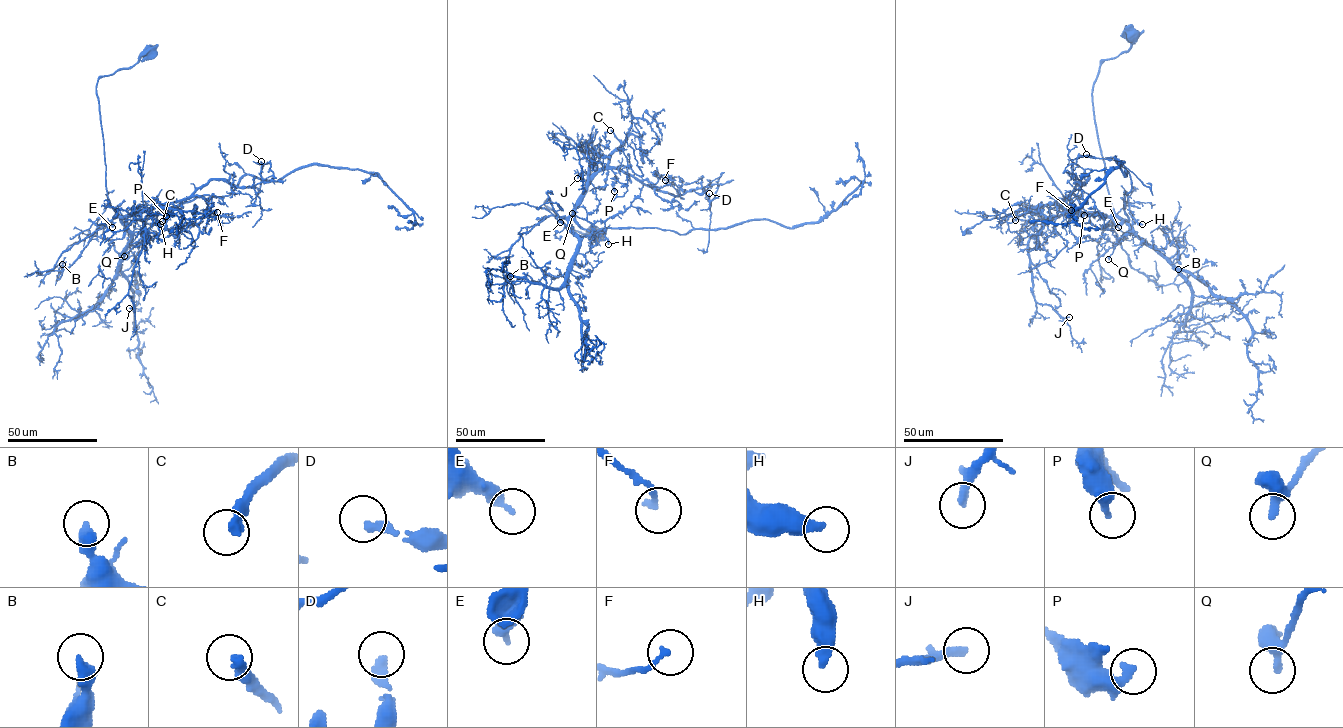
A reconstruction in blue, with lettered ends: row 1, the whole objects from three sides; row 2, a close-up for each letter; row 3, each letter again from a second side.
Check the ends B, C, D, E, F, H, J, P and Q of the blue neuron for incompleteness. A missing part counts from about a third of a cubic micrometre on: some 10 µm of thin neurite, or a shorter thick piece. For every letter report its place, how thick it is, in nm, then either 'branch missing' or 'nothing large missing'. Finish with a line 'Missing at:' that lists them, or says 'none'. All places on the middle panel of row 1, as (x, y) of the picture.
B: place (510, 276); calibre 420 nm; nothing large missing
C: place (610, 130); calibre 360 nm; branch missing
D: place (709, 193); calibre 320 nm; nothing large missing
E: place (560, 222); calibre 380 nm; nothing large missing
F: place (665, 180); calibre 180 nm; nothing large missing
H: place (608, 244); calibre 380 nm; nothing large missing
J: place (577, 178); calibre 280 nm; branch missing
P: place (614, 191); calibre 320 nm; nothing large missing
Q: place (572, 213); calibre 220 nm; nothing large missing
Missing at: C, J

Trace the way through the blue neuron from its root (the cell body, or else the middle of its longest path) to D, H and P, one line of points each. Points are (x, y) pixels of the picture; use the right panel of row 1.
D: (1134, 35), (1100, 64), (1092, 93), (1109, 216), (1058, 203), (1088, 177), (1065, 169), (1086, 154)
H: (1134, 35), (1127, 51), (1100, 64), (1092, 103), (1113, 211), (1133, 232), (1130, 210), (1142, 224)
P: (1134, 35), (1127, 51), (1100, 64), (1092, 93), (1113, 213), (1073, 214), (1059, 205), (1084, 215)

